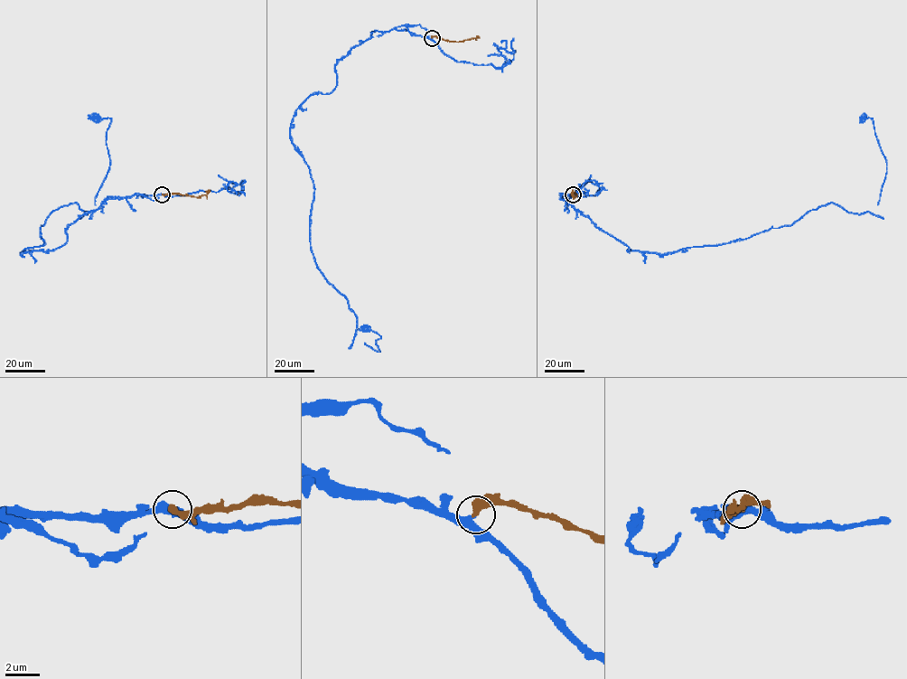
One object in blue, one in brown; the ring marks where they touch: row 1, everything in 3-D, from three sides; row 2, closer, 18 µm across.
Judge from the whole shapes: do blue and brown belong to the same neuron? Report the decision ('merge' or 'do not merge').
merge

